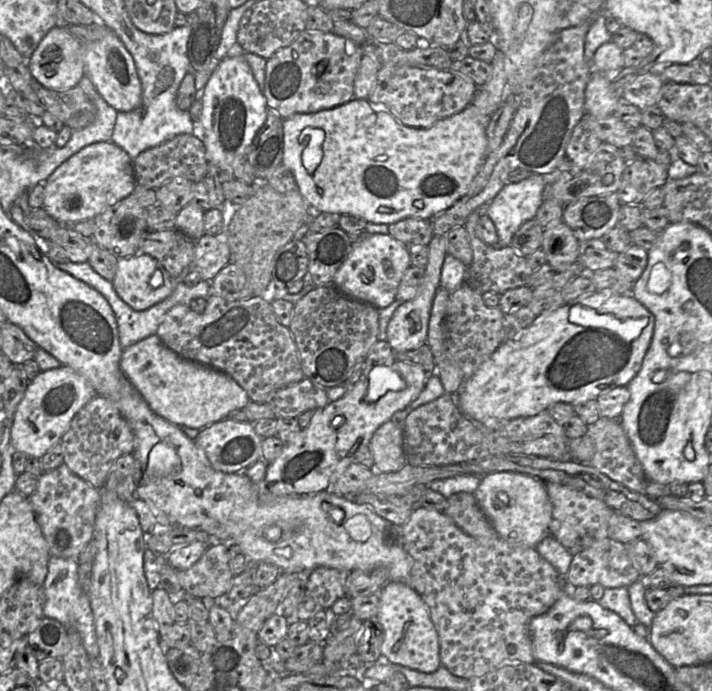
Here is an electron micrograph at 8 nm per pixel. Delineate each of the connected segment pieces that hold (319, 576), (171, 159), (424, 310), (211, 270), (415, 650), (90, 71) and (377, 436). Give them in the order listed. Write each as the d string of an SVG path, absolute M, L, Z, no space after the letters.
M329 567L314 568L309 574L307 592L310 592L318 605L323 608L332 605L346 596L346 580L350 571Z
M179 134L158 146L141 152L132 160L136 183L156 189L176 177L192 182L203 181L207 171L207 153L204 143L193 134Z
M446 234L433 235L428 245L428 260L418 293L398 306L387 326L387 342L394 352L414 350L426 343L432 302L440 286L441 268L446 254Z
M226 233L204 234L195 242L193 266L200 273L202 280L213 280L228 263L232 262Z
M389 581L379 592L376 616L384 629L381 655L395 664L424 673L435 672L440 666L440 645L437 629L423 598L408 584Z
M112 31L91 44L82 44L84 74L92 81L98 93L117 112L129 112L140 107L142 85L134 60L121 40Z
M392 419L380 425L372 435L369 445L374 464L382 472L396 472L406 464L403 432Z

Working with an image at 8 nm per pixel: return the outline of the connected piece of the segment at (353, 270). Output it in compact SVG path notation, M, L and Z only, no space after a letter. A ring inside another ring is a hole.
M370 234L351 251L336 271L333 286L343 295L357 298L376 308L385 308L396 299L396 292L404 272L411 266L406 247L387 234Z

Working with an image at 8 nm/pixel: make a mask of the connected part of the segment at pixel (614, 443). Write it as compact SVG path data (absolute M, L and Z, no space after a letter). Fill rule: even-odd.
M602 417L595 422L594 424L589 425L589 429L587 431L589 433L589 436L591 435L596 443L596 452L593 456L593 458L588 463L581 463L581 464L588 464L589 466L596 468L600 472L607 475L610 479L613 481L616 481L618 483L621 483L622 485L626 486L632 491L639 492L639 493L645 493L645 489L647 487L647 484L649 481L647 480L644 470L640 462L638 461L632 445L620 423L619 419L609 419Z

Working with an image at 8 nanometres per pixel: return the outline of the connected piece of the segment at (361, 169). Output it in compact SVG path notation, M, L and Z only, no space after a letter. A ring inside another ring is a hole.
M497 49L495 56L491 62L492 72L489 80L483 85L476 86L476 91L472 101L459 113L436 121L429 127L411 127L402 124L397 118L392 116L389 112L378 110L379 106L383 104L374 104L366 99L352 99L348 103L333 108L330 110L318 111L313 113L299 113L294 114L283 120L283 139L284 139L284 153L283 161L293 173L300 193L308 202L308 204L321 212L331 212L342 214L352 214L364 218L372 223L392 224L404 218L421 218L429 219L441 210L451 207L457 200L459 200L467 191L471 182L477 175L479 169L484 163L487 148L486 128L488 127L491 116L498 109L502 102L502 93L506 84L506 73L504 70L504 54ZM306 127L317 127L323 129L325 132L325 139L322 144L323 156L319 166L314 172L309 172L302 162L302 152L306 145L306 135L300 142L300 133Z

